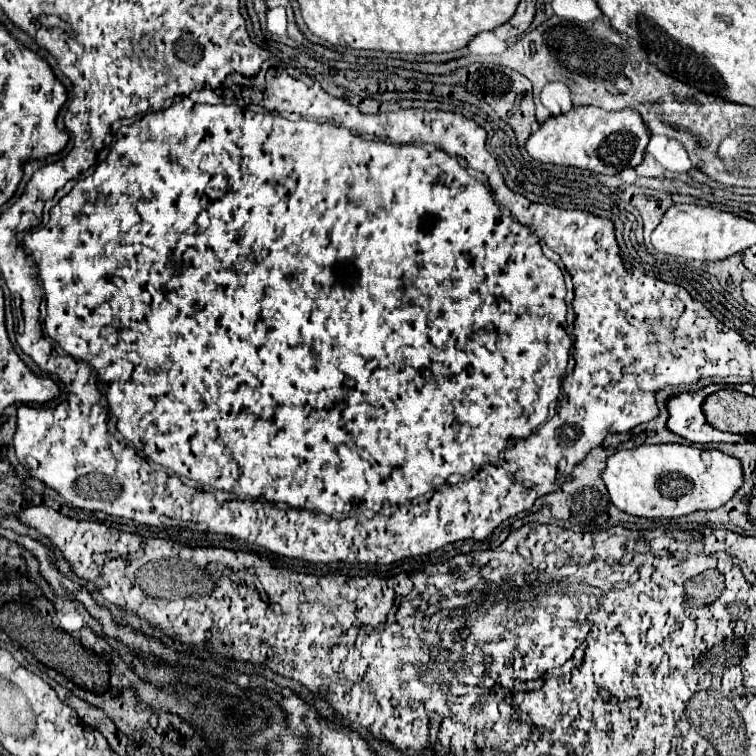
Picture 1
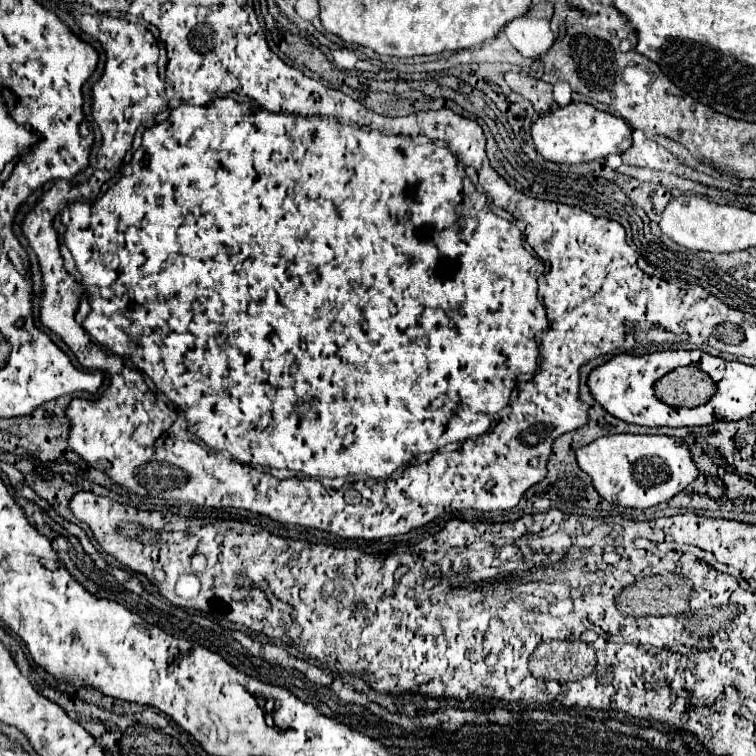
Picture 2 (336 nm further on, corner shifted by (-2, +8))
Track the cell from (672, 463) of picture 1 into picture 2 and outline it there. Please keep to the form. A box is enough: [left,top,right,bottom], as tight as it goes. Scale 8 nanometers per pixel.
[575,434,697,508]

